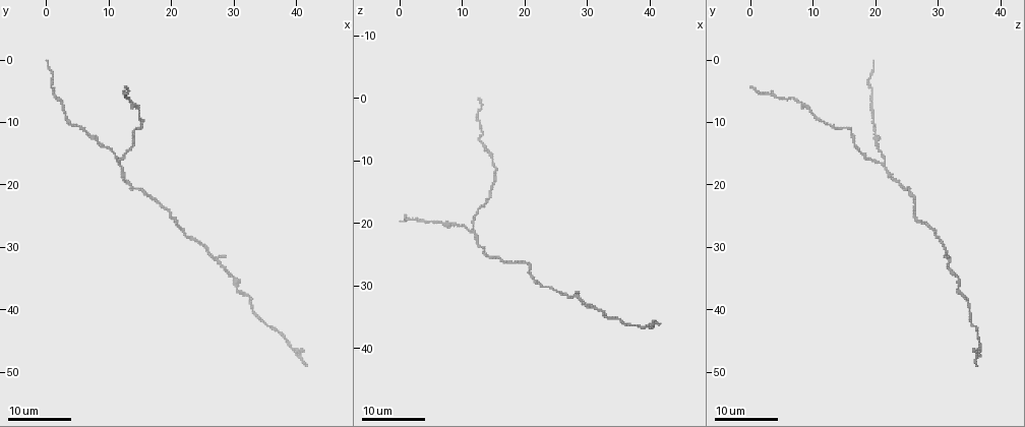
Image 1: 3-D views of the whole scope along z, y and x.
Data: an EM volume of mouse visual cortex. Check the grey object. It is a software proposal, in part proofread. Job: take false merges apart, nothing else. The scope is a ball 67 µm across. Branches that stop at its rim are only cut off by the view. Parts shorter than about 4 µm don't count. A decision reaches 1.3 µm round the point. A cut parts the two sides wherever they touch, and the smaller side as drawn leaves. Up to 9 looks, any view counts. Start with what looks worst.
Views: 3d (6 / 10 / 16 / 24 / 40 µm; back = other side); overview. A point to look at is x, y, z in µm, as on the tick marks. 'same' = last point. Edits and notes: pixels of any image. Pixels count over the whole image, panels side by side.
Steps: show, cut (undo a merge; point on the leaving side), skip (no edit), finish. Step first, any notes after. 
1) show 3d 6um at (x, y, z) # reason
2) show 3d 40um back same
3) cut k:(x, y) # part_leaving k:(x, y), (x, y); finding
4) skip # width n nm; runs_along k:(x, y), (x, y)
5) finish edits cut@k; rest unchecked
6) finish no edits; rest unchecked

show 3d 24um at (11.5, 16.5, 21.5) # two arms in line, one across

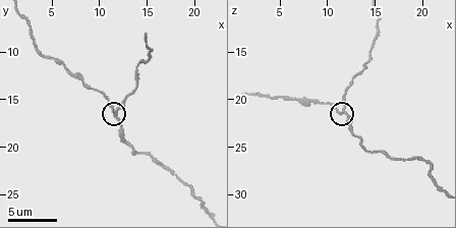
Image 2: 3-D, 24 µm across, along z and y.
show 3d 10um same # zoom in

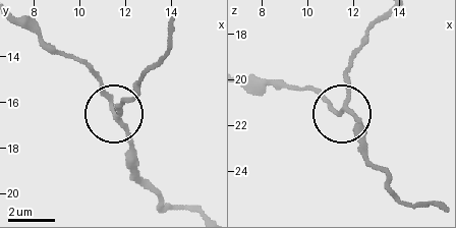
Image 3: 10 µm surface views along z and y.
skip # side_arm 24 um; runs_along 3:(189, 211), (163, 204), (144, 184), (112, 97), (75, 57); continuous, no second neuron

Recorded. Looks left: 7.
show 3d 16um at (14.0, 7.0, 8.0) # calibre changes

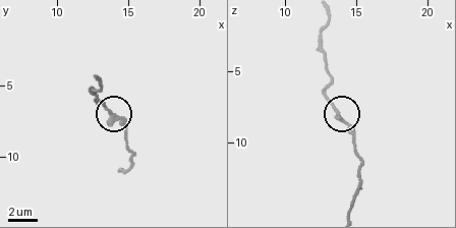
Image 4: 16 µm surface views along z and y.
show 3d 6um at (13.6, 7.0, 8.0)

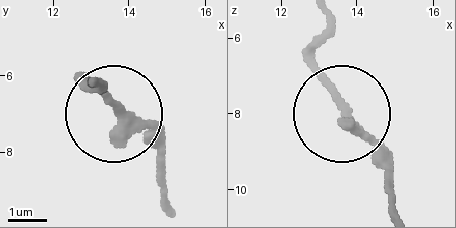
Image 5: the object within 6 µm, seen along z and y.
skip # width 200 nm; runs_along 5:(164, 192), (152, 145), (76, 76); all the same neuron

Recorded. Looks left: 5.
show 3d 16um at (30.5, 37.0, 33.5) # sudden change in width

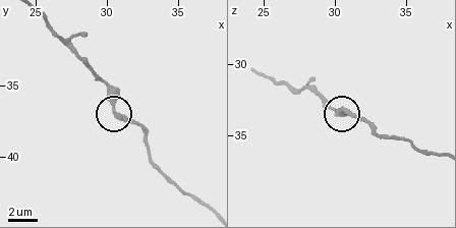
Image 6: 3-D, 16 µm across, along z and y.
show 3d 10um at (30.8, 37.0, 33.4)

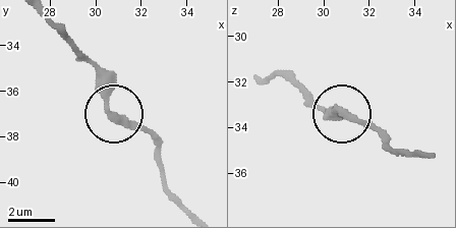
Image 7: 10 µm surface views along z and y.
skip # width 290 nm; runs_along 7:(264, 75), (287, 77), (321, 109), (351, 115), (385, 138); one neuron here

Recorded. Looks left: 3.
show 3d 6um at (6.8, 12.2, 20.0) # thick turns thin

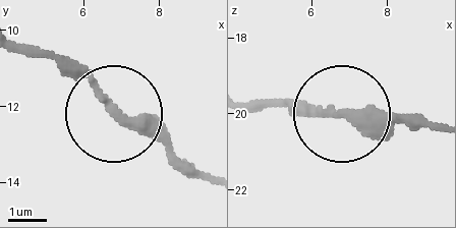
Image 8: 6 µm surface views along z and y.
skip # runs_along 8:(434, 122), (365, 122), (271, 103); continuous, no second neuron

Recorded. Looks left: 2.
finish no edits; rest unchecked

